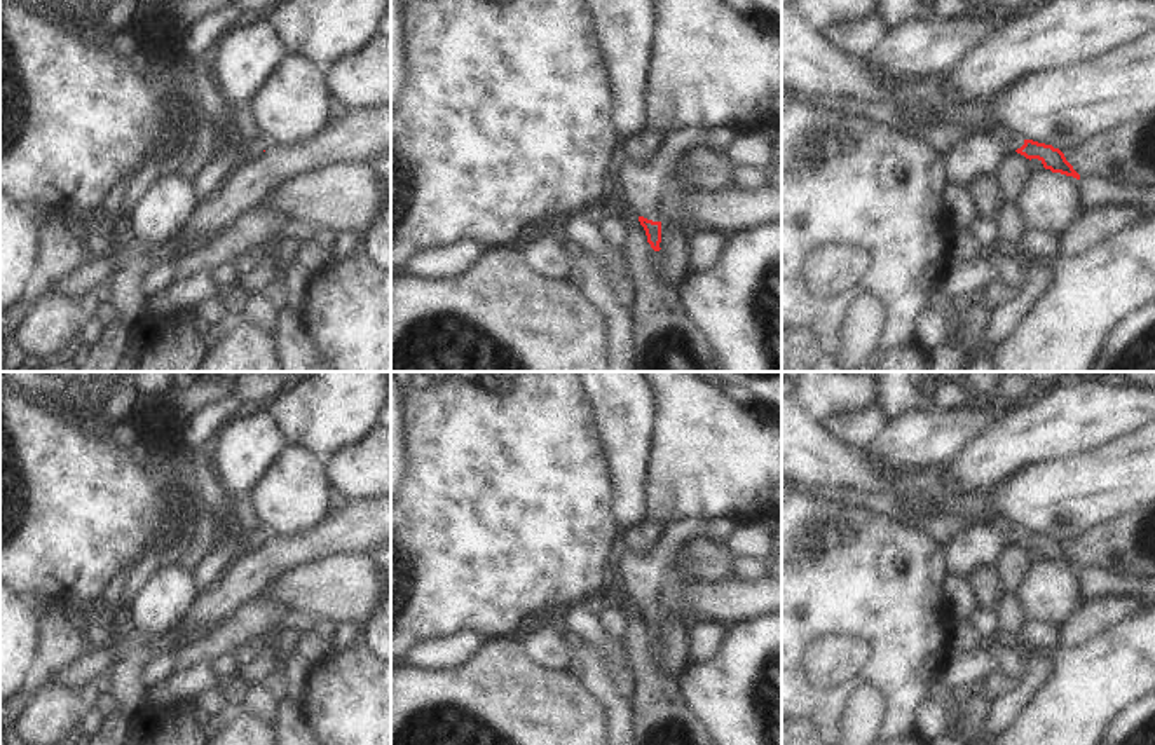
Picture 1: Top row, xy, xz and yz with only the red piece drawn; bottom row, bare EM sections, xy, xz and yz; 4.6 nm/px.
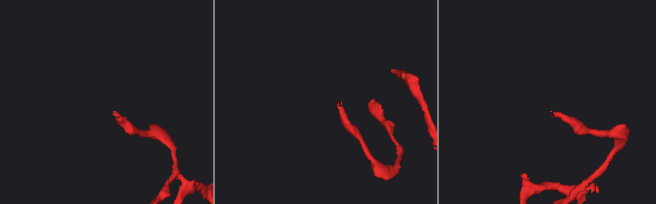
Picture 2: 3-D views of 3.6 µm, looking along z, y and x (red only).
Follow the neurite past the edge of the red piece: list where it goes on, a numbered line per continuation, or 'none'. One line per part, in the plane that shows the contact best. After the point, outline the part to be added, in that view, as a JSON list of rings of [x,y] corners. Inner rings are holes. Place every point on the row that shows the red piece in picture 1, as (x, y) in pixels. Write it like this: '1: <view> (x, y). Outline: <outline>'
1: xz (642, 185). Outline: [[[684,126],[668,133],[658,152],[646,162],[635,164],[626,161],[618,174],[619,190],[635,208],[637,216],[661,222],[660,202],[668,188],[670,167],[696,147],[705,147],[707,129],[698,126]]]

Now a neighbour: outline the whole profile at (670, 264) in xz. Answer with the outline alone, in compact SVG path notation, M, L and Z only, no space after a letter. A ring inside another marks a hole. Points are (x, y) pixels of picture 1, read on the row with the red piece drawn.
M680 159L675 161L668 174L668 190L675 192L680 204L673 216L661 222L660 251L651 248L651 265L661 281L668 283L675 291L686 283L689 276L689 236L694 227L682 215L684 201L694 190L694 183L687 181Z

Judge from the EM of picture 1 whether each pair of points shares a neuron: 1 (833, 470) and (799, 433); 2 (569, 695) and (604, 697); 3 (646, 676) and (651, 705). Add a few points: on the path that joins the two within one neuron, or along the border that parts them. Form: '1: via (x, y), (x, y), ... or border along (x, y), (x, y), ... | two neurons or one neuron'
1: via (824, 461), (805, 442) | one neuron
2: border along (567, 669), (601, 707), (606, 726) | two neurons
3: via (649, 683), (651, 698) | one neuron

